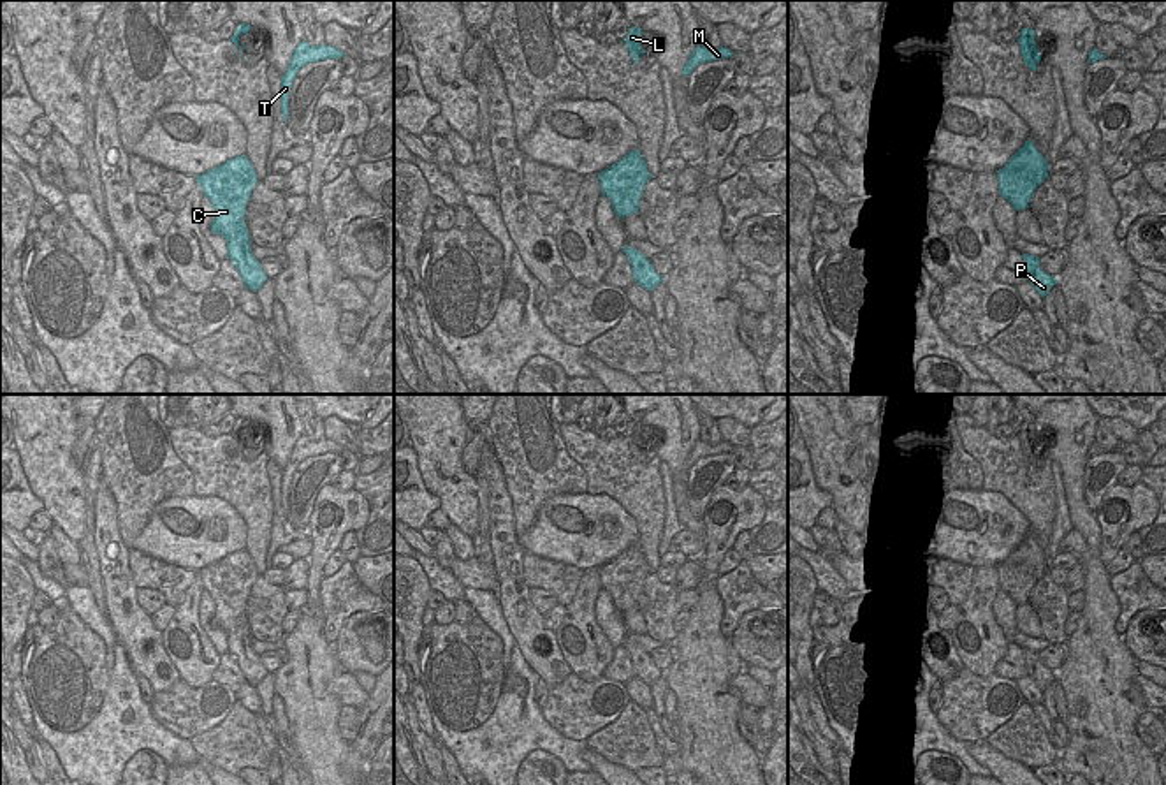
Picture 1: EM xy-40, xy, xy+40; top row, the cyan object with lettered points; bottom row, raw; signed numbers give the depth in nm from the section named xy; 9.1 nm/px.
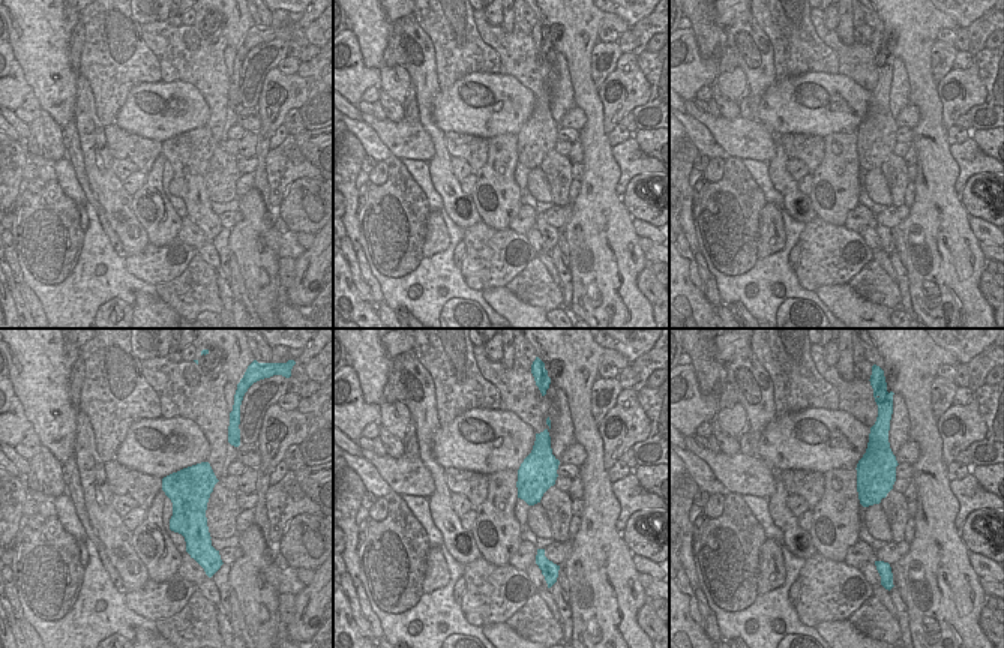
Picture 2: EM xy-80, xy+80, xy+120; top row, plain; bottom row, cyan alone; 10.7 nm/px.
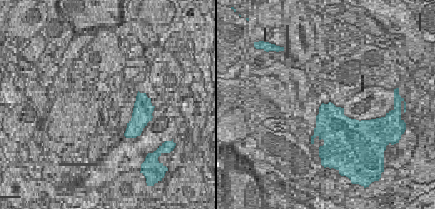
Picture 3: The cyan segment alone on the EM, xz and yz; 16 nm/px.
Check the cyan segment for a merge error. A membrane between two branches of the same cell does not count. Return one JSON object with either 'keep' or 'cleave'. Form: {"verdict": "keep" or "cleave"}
{"verdict": "cleave"}

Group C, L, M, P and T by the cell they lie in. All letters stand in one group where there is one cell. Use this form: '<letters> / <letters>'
C M P T / L

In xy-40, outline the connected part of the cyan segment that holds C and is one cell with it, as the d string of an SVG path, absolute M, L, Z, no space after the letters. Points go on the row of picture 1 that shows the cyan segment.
M236 157L193 178L215 208L211 232L227 239L227 257L236 264L244 287L259 290L267 276L251 255L251 239L244 222L246 204L259 181L251 162L248 157Z

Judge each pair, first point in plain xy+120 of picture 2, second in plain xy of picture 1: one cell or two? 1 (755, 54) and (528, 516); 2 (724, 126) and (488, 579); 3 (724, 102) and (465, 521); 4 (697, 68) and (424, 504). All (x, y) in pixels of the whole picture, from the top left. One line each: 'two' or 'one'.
1: two
2: one
3: two
4: one

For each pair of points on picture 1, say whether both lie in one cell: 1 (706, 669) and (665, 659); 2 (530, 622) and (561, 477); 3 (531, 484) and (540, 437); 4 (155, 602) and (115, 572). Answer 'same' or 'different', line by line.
1: different
2: different
3: same
4: different

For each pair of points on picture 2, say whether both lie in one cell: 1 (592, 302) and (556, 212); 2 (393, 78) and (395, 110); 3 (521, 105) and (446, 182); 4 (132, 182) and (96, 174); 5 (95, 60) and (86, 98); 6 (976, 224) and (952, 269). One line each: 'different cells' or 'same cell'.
1: different cells
2: different cells
3: different cells
4: different cells
5: different cells
6: different cells

